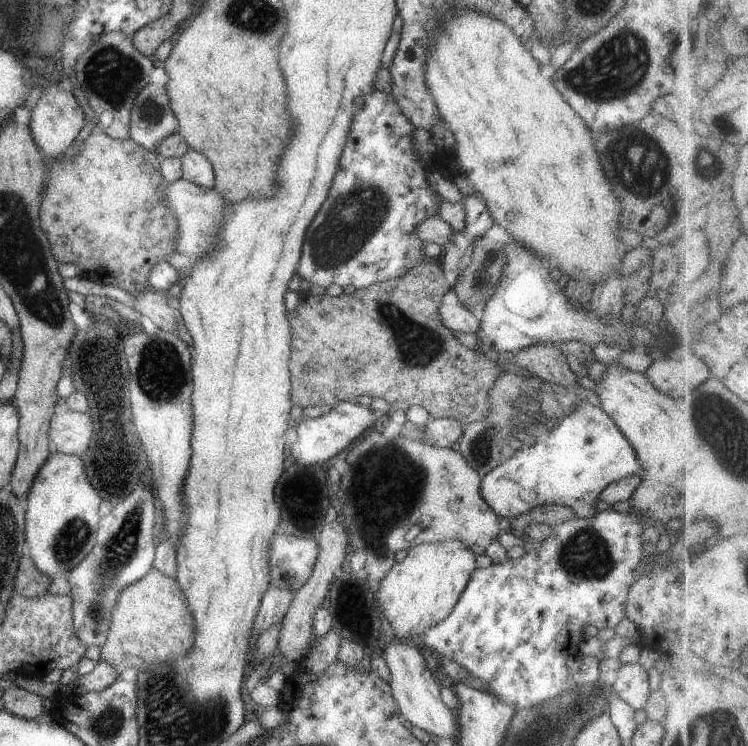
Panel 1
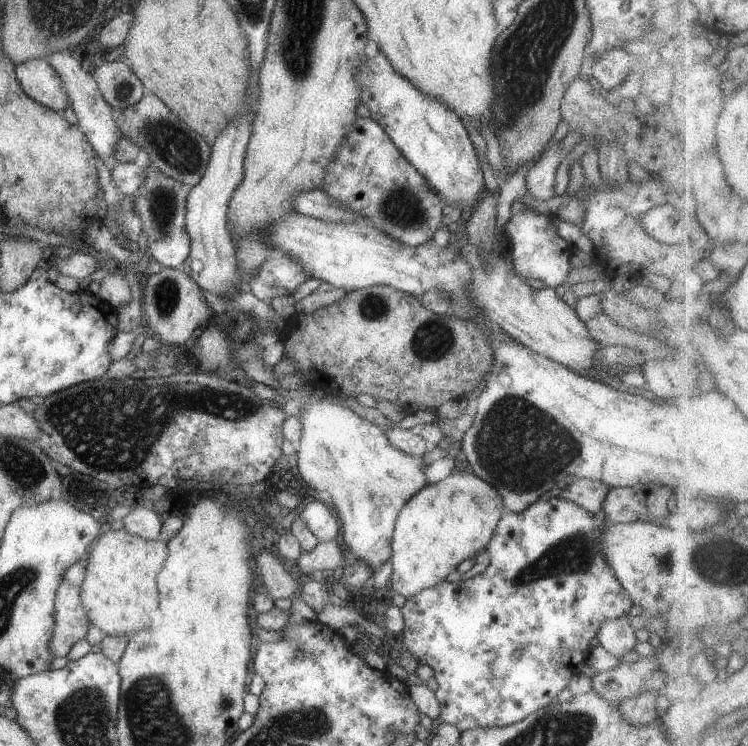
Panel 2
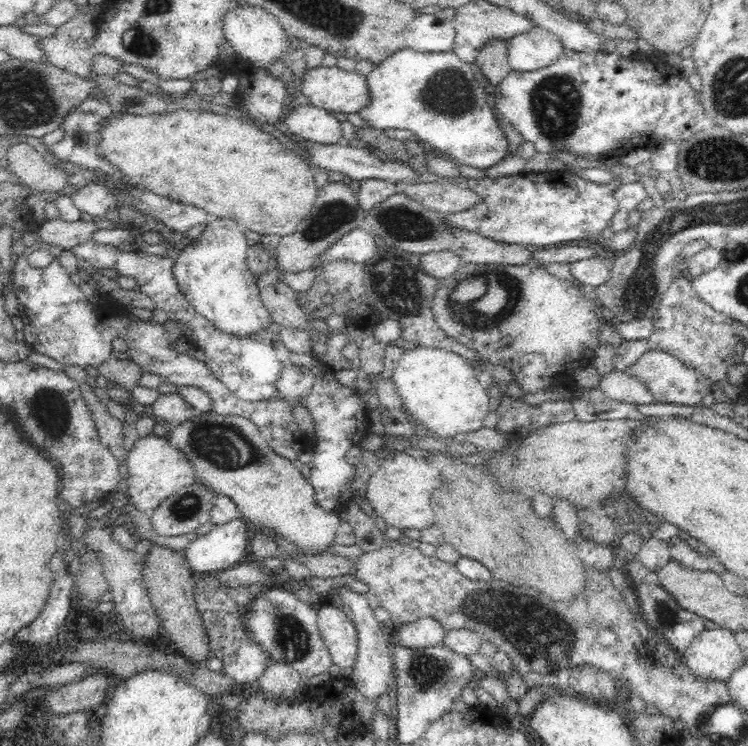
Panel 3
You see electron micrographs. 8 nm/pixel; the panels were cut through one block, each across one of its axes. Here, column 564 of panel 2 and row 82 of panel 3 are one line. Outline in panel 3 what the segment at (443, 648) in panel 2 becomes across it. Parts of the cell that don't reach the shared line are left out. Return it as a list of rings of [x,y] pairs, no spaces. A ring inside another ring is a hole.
[[[566,51],[560,54],[560,58],[556,62],[552,62],[550,66],[538,68],[532,71],[511,70],[508,76],[491,89],[491,103],[496,114],[501,120],[506,120],[512,125],[525,141],[534,145],[536,152],[546,152],[554,154],[556,152],[570,152],[576,157],[582,158],[608,158],[613,156],[621,156],[621,154],[634,148],[648,148],[650,151],[662,140],[670,139],[678,144],[682,141],[692,138],[696,133],[704,130],[709,124],[709,118],[704,112],[703,103],[700,101],[700,93],[697,93],[690,87],[688,79],[682,77],[678,69],[667,65],[658,53],[654,55],[644,56],[642,53],[634,53],[630,56],[622,57],[617,52],[609,54],[607,51],[602,53],[578,53]]]

